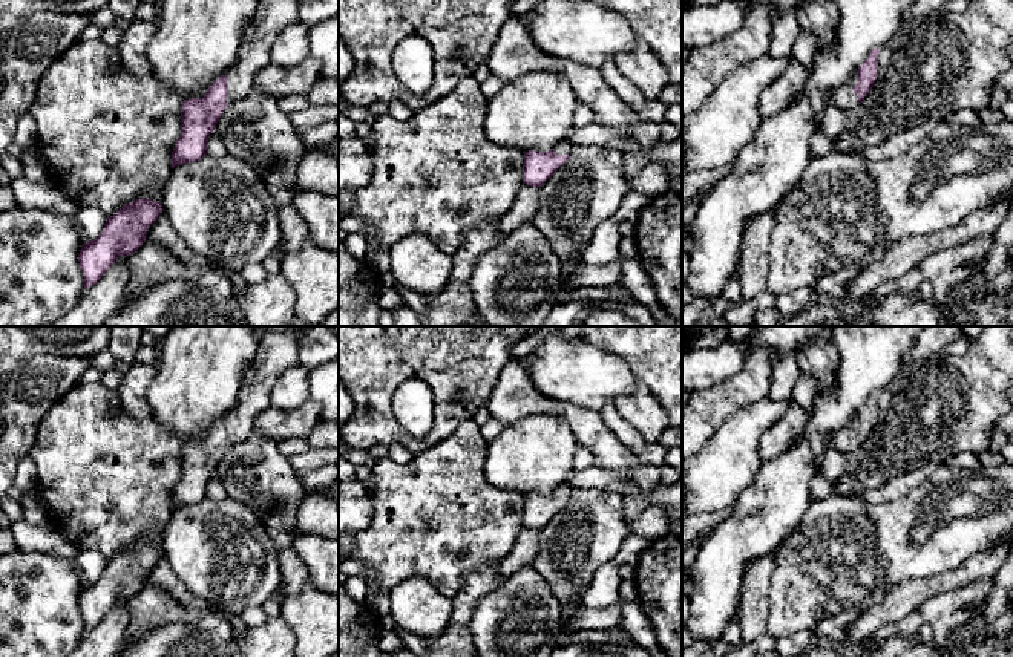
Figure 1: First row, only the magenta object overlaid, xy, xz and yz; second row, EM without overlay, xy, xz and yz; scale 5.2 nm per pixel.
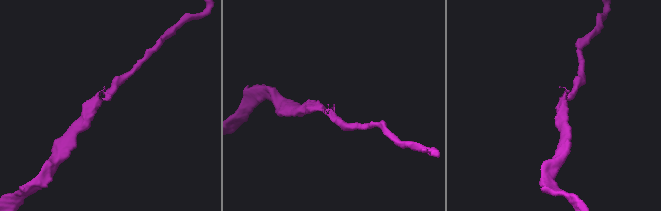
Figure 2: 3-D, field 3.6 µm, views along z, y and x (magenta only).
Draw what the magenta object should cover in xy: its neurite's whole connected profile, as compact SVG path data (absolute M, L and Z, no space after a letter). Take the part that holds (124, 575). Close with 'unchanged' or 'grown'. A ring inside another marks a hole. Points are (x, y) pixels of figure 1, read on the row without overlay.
M135 542L107 561L101 577L84 585L78 597L84 632L95 628L120 599L135 596L146 585L147 571L162 554L159 545Z; unchanged

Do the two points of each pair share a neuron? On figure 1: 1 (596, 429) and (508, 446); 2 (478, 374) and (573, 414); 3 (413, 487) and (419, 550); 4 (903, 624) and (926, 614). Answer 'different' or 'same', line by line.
1: different
2: different
3: same
4: same

